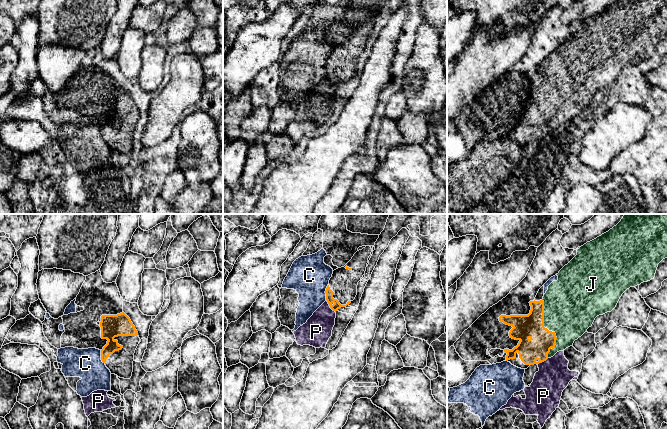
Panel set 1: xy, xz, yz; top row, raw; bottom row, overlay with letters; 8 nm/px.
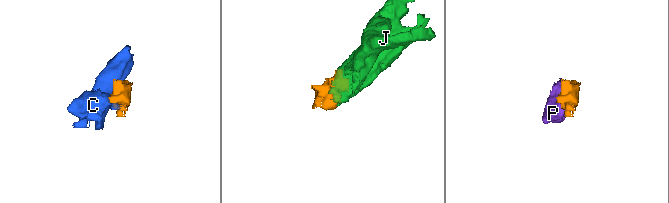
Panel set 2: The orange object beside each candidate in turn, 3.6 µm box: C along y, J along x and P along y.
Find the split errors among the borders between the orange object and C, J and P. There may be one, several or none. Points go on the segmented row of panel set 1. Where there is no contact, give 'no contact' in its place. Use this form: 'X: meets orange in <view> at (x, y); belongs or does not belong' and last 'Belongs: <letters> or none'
C: meets orange in xz at (325, 292); does not belong
J: meets orange in yz at (548, 330); does not belong
P: meets orange in xz at (329, 305); does not belong
Belongs: none

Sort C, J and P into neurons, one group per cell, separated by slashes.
C J / P

